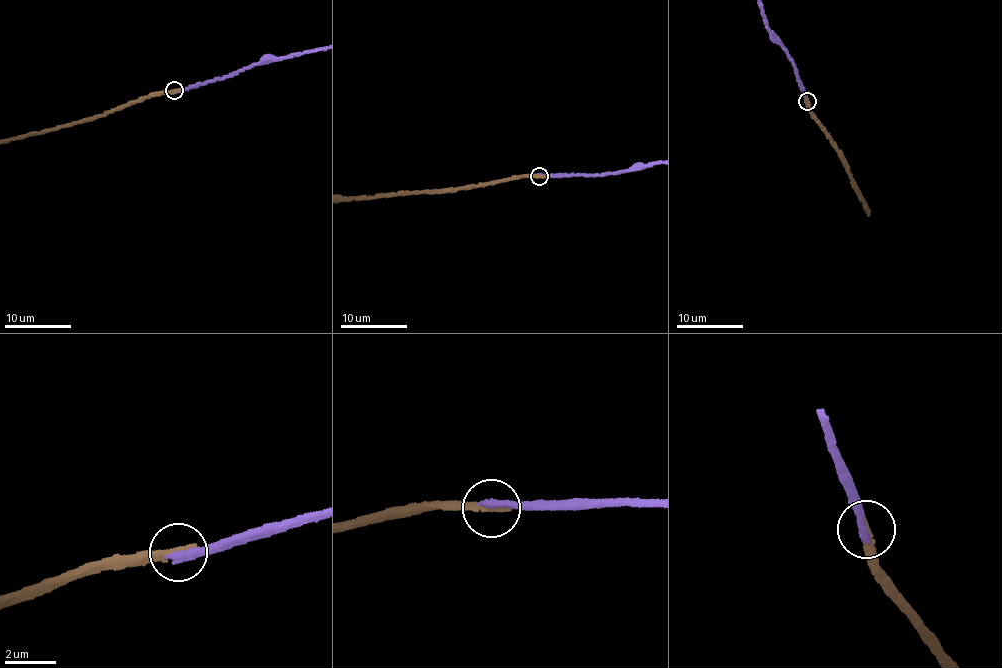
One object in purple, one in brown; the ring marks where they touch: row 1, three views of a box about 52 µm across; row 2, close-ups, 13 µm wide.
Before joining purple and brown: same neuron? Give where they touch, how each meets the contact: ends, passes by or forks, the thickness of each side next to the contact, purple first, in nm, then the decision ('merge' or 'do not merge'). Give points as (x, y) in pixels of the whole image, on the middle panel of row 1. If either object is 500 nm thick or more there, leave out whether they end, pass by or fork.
(539, 176) | purple ends | brown ends | 360/340 nm | do not merge

